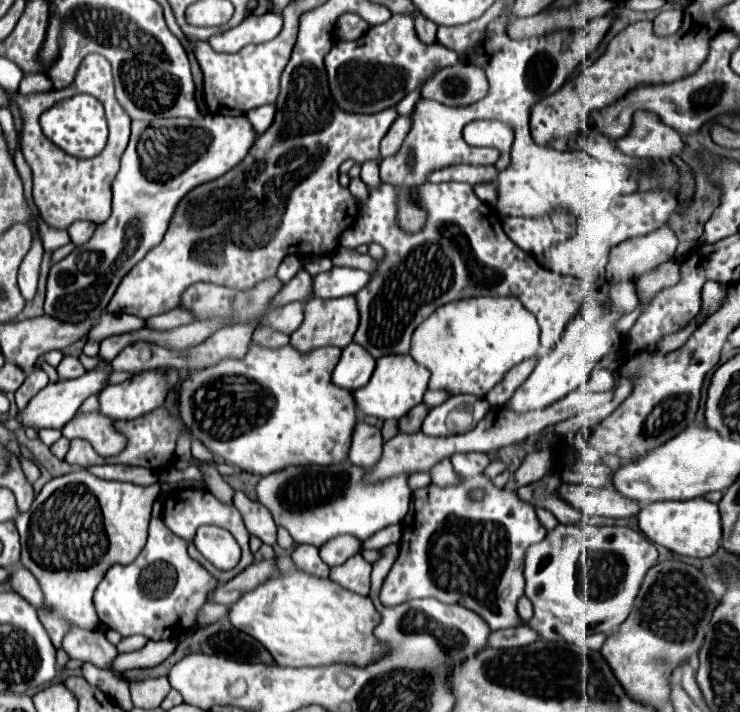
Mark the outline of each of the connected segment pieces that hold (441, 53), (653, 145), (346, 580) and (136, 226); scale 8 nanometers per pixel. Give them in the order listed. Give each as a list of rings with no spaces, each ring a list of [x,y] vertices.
[[[393,14],[387,22],[371,26],[365,36],[357,42],[335,42],[331,52],[325,56],[329,86],[341,108],[347,112],[373,114],[391,106],[397,106],[403,96],[415,90],[425,74],[451,66],[457,60],[457,54],[441,44],[421,44],[415,32],[415,18],[409,14]]]
[[[637,110],[633,114],[633,126],[627,136],[613,141],[619,150],[623,146],[623,154],[636,158],[649,158],[669,163],[669,156],[679,154],[683,142],[675,128],[669,128],[657,118],[653,112]]]
[[[355,554],[345,564],[331,568],[333,582],[341,584],[349,592],[355,592],[359,596],[369,596],[371,590],[371,564],[363,560],[361,554]]]
[[[201,116],[197,120],[167,118],[167,120],[153,120],[153,122],[133,120],[129,146],[121,156],[121,168],[111,184],[113,214],[105,224],[97,226],[97,232],[87,244],[77,246],[67,258],[51,266],[49,280],[47,280],[45,314],[59,322],[71,322],[71,324],[83,320],[97,320],[105,312],[123,276],[153,246],[157,246],[163,240],[183,196],[187,196],[193,188],[229,172],[237,162],[241,162],[241,158],[245,158],[245,152],[249,150],[249,144],[253,144],[253,140],[255,140],[255,132],[253,128],[249,128],[249,120],[245,120],[245,116]]]

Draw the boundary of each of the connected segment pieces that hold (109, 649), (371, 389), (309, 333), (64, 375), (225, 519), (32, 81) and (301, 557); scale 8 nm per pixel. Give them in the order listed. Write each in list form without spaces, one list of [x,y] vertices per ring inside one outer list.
[[[73,630],[73,632],[69,632],[69,636],[65,636],[63,650],[71,658],[77,658],[77,660],[83,660],[83,662],[91,662],[101,670],[109,670],[111,674],[115,674],[117,678],[127,680],[129,684],[135,682],[135,680],[125,678],[123,674],[119,674],[119,672],[115,672],[111,668],[111,662],[115,660],[115,646],[105,638],[105,632]]]
[[[385,356],[377,360],[375,372],[367,386],[353,392],[357,410],[361,416],[375,416],[381,420],[399,420],[405,416],[411,408],[421,404],[423,394],[427,390],[429,382],[429,370],[425,366],[419,366],[411,356]]]
[[[353,296],[333,298],[333,300],[307,300],[305,302],[305,324],[290,335],[290,344],[299,352],[311,352],[315,348],[337,346],[345,348],[357,330],[359,310]]]
[[[65,356],[65,358],[61,360],[61,364],[57,366],[57,372],[59,372],[59,378],[61,378],[61,380],[69,380],[69,378],[83,376],[87,370],[83,368],[83,364],[79,362],[77,356]]]
[[[181,488],[181,490],[171,492],[171,494],[165,498],[165,502],[163,502],[163,522],[165,522],[165,526],[167,526],[171,532],[175,532],[177,536],[181,536],[181,538],[185,538],[185,540],[193,540],[195,530],[197,530],[201,524],[215,524],[215,526],[219,526],[219,528],[229,530],[229,532],[235,536],[235,540],[237,540],[237,544],[241,546],[243,554],[241,554],[241,562],[239,562],[233,570],[229,570],[229,572],[221,572],[221,570],[217,570],[215,566],[211,566],[211,564],[195,550],[195,546],[189,544],[189,556],[191,556],[193,560],[197,560],[209,574],[213,574],[213,578],[215,578],[217,582],[229,582],[233,576],[241,574],[247,566],[253,564],[253,554],[249,552],[249,532],[247,532],[247,528],[245,528],[245,524],[243,524],[241,512],[239,512],[231,502],[229,502],[229,504],[221,502],[219,498],[215,498],[215,496],[213,496],[209,490],[205,490],[205,488],[197,488],[197,490],[195,490],[195,488]]]
[[[27,74],[23,76],[23,80],[19,84],[19,94],[23,94],[23,96],[41,94],[41,92],[49,92],[51,88],[53,88],[53,84],[45,74]]]
[[[303,544],[303,546],[297,546],[291,554],[293,562],[297,568],[313,574],[313,576],[321,576],[321,578],[327,578],[329,576],[329,566],[321,560],[319,556],[319,550],[309,546],[309,544]]]

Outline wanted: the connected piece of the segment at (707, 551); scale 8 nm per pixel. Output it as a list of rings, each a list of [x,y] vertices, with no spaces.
[[[697,498],[683,502],[653,502],[645,506],[639,514],[639,528],[653,542],[675,554],[691,556],[691,558],[709,558],[717,552],[723,530],[721,530],[721,514],[717,504]]]

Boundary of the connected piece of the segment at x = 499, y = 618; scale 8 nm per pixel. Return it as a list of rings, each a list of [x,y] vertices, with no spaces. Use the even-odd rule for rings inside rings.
[[[467,452],[451,456],[455,472],[461,476],[459,486],[425,486],[413,492],[411,506],[407,516],[403,518],[403,536],[399,542],[399,556],[387,574],[381,596],[385,596],[385,604],[397,606],[401,602],[413,598],[437,598],[445,604],[461,604],[473,612],[477,612],[491,630],[511,628],[523,624],[517,616],[517,602],[521,596],[513,596],[511,576],[515,570],[523,568],[525,552],[531,544],[537,544],[545,538],[547,530],[535,516],[535,508],[523,502],[515,492],[507,488],[497,488],[491,478],[485,476],[485,468],[489,466],[487,454]],[[475,488],[485,490],[485,498],[481,502],[471,502],[469,492]]]

